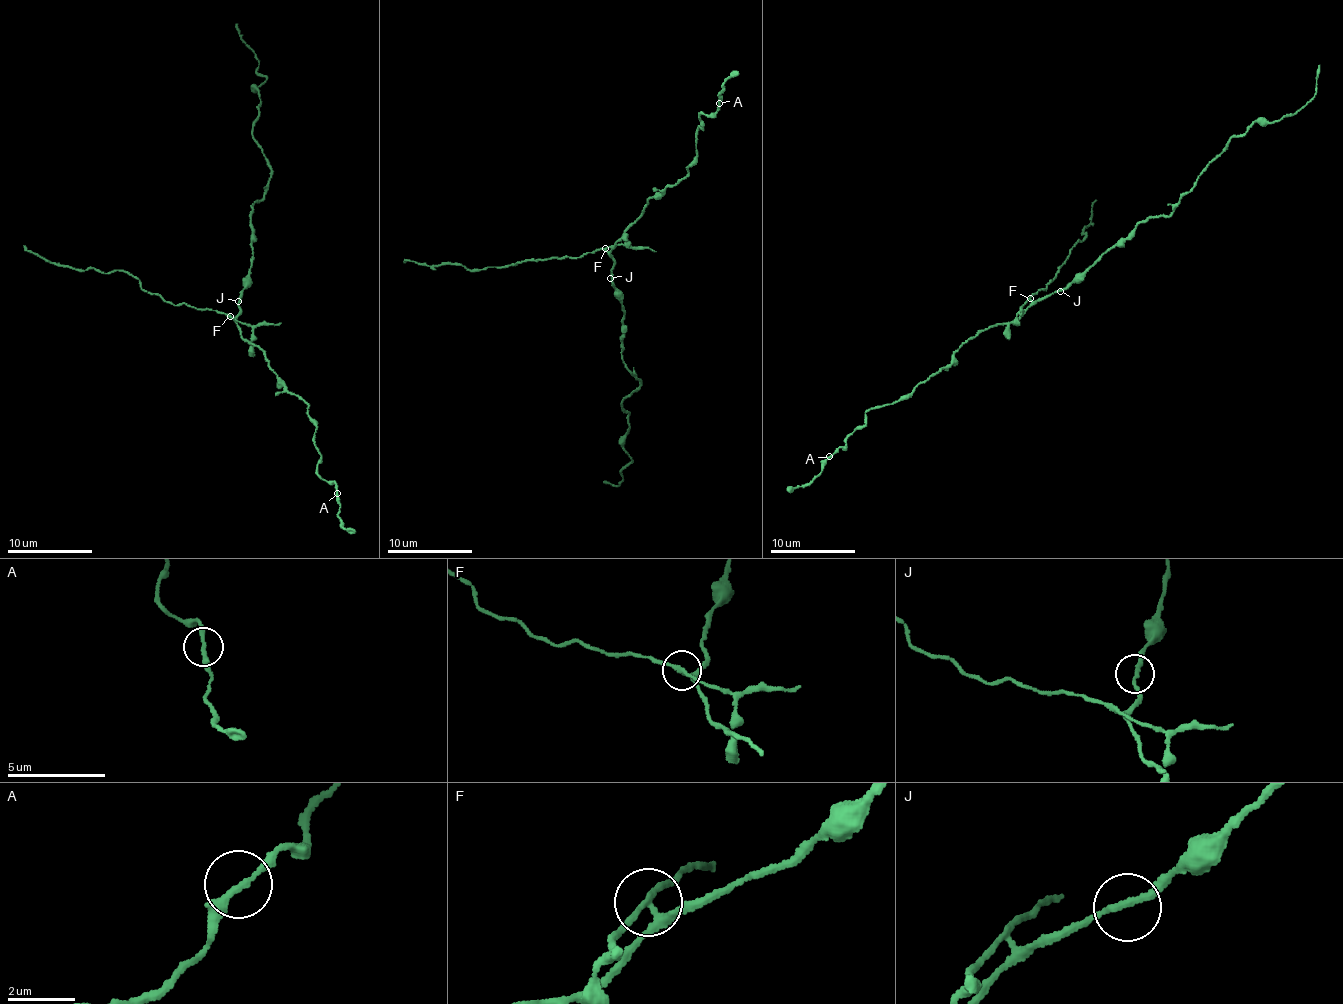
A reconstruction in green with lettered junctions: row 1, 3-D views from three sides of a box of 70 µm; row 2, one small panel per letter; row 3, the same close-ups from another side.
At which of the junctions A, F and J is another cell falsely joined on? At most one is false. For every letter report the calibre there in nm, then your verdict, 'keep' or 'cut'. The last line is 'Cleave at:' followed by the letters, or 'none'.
A: calibre 160 nm; keep
F: calibre 180 nm; cut
J: calibre 190 nm; keep
Cleave at: F

